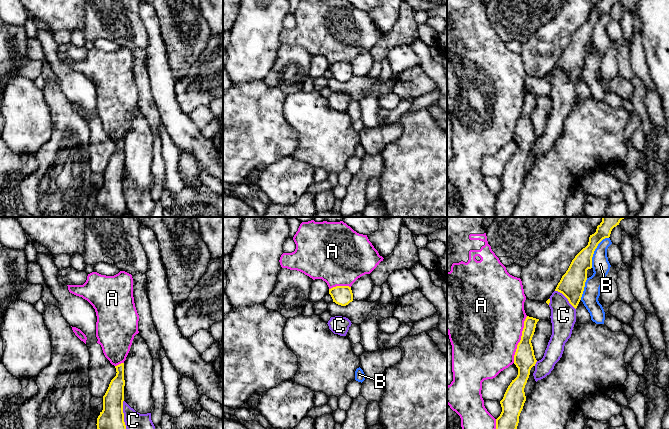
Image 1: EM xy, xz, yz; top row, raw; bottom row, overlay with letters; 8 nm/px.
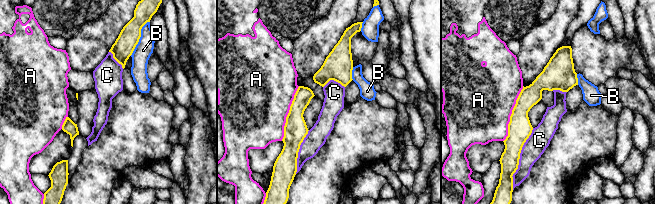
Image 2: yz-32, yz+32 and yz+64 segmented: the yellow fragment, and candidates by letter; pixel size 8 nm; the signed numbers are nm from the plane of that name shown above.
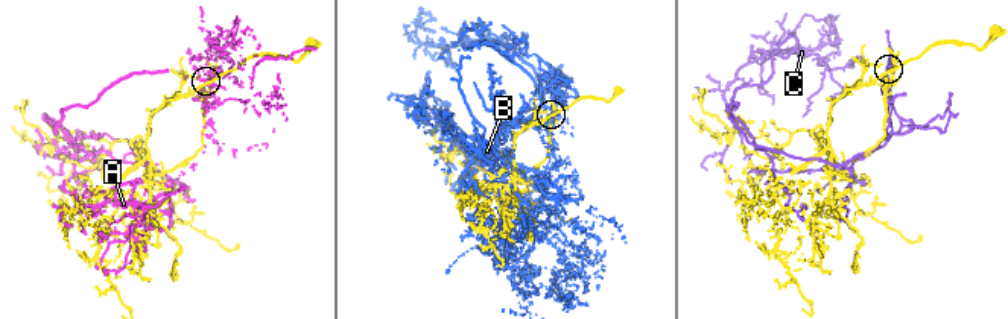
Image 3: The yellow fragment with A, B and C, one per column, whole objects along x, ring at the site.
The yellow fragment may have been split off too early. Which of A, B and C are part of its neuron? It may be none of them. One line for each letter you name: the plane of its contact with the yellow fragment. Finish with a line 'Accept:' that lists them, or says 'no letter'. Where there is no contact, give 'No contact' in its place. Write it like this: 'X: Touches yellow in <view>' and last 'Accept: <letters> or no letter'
Accept: no letter

